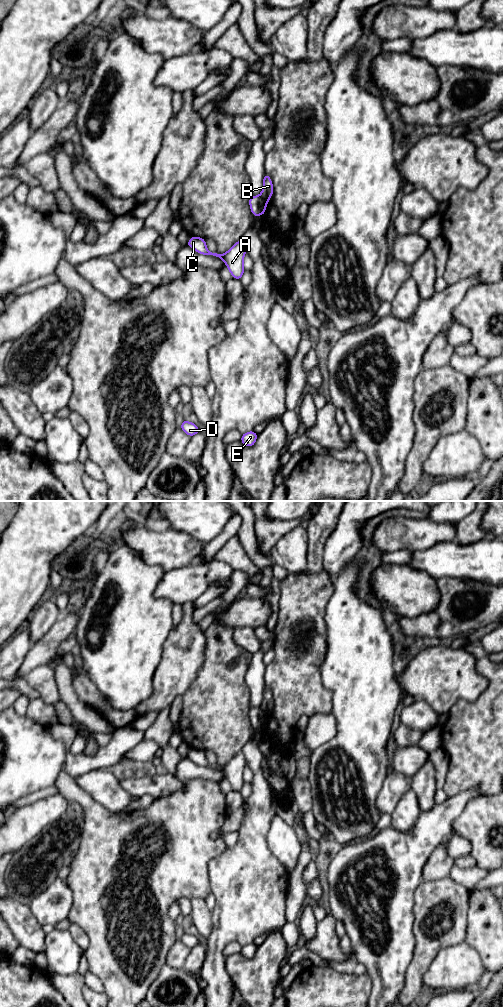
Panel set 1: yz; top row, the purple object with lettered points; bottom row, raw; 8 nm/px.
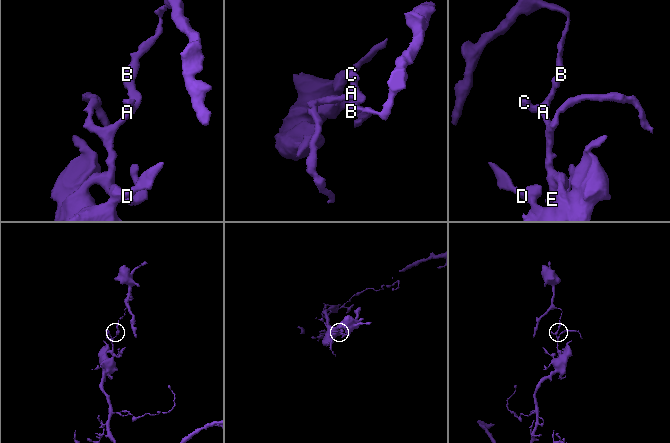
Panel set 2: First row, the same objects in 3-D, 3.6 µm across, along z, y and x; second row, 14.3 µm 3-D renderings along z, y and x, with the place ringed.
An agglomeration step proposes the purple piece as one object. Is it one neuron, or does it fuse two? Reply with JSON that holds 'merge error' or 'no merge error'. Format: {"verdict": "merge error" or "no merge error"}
{"verdict": "merge error"}

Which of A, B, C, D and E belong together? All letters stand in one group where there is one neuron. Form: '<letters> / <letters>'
A C D E / B

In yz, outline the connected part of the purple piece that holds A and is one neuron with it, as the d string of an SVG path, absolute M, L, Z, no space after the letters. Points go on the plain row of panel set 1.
M191 749L187 757L195 761L197 765L218 769L226 775L226 779L229 781L231 787L235 791L241 791L244 785L243 772L246 766L246 759L242 752L236 754L226 765L220 767L216 764L209 764L204 750Z

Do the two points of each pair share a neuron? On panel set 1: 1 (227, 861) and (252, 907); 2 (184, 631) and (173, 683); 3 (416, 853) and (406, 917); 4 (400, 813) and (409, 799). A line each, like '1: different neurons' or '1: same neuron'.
1: same neuron
2: same neuron
3: same neuron
4: same neuron

